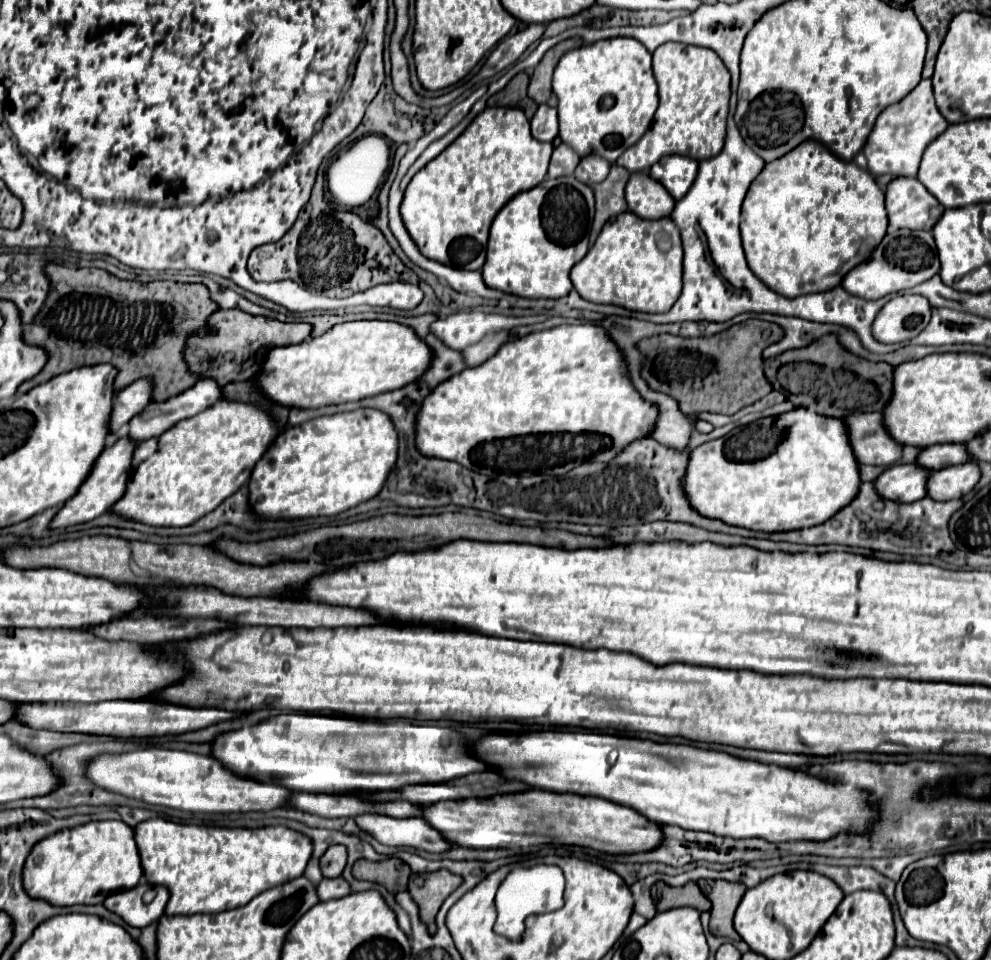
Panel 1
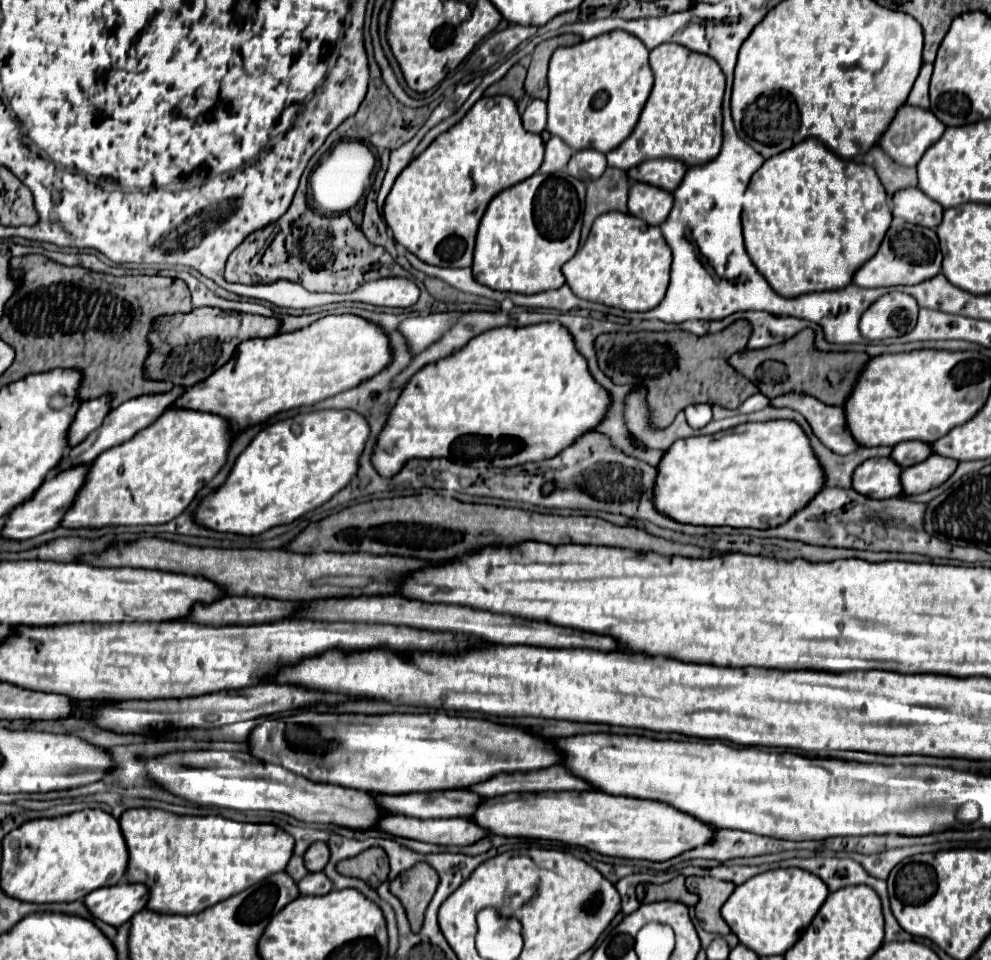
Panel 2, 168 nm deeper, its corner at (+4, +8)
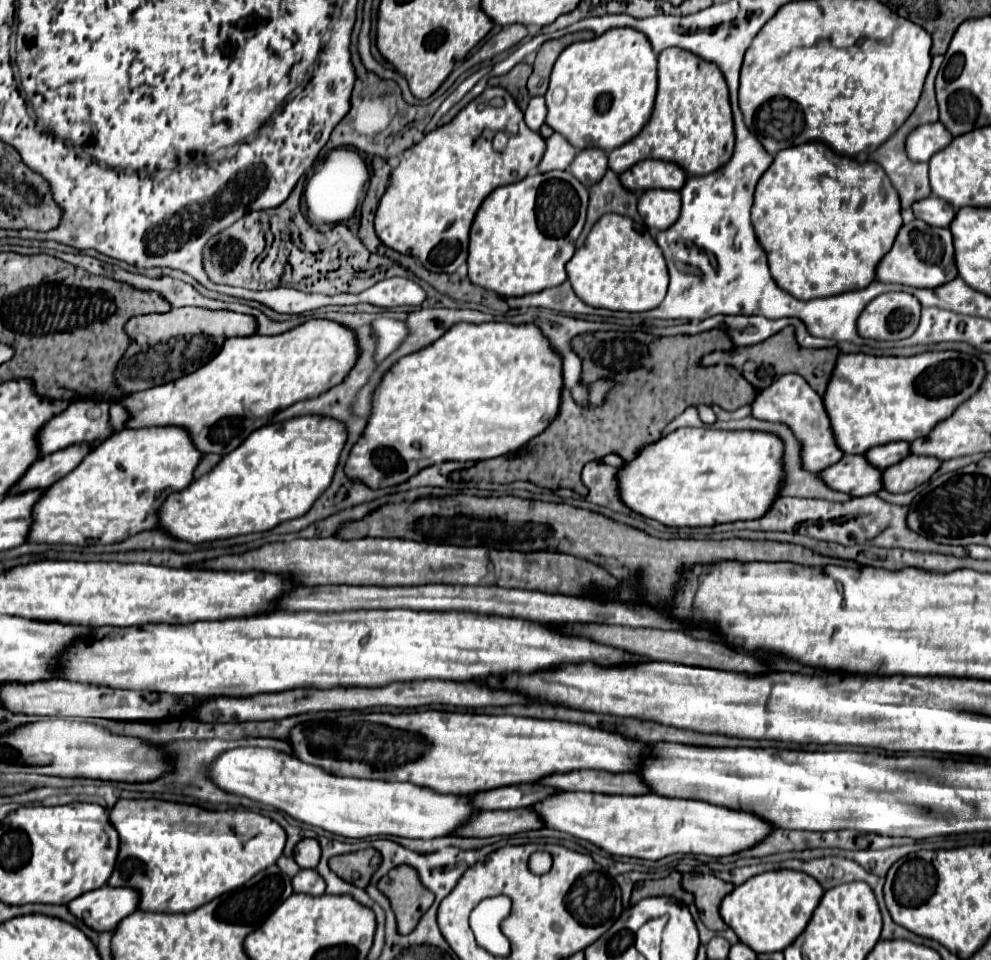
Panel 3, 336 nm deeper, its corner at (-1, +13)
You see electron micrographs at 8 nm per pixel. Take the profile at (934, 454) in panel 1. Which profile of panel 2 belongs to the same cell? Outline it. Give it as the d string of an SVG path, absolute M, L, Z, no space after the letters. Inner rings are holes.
M912 440L912 442L900 442L894 446L892 450L892 458L902 466L914 466L922 460L928 460L932 456L932 446L928 442L920 442L920 440Z

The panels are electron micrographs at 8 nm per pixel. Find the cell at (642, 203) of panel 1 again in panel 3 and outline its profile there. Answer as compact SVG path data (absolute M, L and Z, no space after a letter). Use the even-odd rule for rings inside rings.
M643 191L639 197L639 215L651 231L669 229L681 209L679 191Z

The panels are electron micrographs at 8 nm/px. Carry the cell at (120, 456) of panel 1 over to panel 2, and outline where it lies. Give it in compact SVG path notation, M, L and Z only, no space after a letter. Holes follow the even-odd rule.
M78 464L76 468L66 468L64 472L58 472L56 476L48 478L44 482L44 488L40 488L40 492L36 492L36 496L32 496L28 504L22 504L20 508L16 508L16 512L12 512L12 516L4 522L2 536L14 538L14 540L26 540L26 538L32 538L56 528L62 522L64 514L72 508L76 494L82 490L84 480L88 476L88 468L90 464Z

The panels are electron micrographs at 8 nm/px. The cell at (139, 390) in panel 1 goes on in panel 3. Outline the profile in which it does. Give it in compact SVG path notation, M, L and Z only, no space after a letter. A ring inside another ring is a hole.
M73 401L69 407L55 417L51 417L37 433L37 447L39 455L45 457L49 453L61 451L69 445L81 445L87 443L89 447L97 447L103 443L107 437L111 437L111 427L109 427L109 401Z

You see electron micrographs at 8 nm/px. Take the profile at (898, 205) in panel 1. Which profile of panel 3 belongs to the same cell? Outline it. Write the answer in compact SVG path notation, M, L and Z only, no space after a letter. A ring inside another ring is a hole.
M933 195L929 199L923 199L921 203L913 205L913 213L917 219L921 219L933 227L949 227L949 223L955 219L953 205L939 197L933 197Z

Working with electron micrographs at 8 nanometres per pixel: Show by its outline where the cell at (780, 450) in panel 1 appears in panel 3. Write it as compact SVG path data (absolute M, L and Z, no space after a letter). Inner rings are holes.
M677 429L671 431L669 435L661 437L655 443L649 443L647 447L641 447L635 455L635 459L627 461L623 467L617 469L615 481L617 481L617 491L621 501L635 513L647 517L647 519L655 519L667 527L705 527L705 525L717 525L717 523L733 523L733 521L747 521L747 519L757 519L761 515L765 515L765 511L769 511L769 503L773 503L773 499L777 499L781 483L783 483L783 463L781 463L781 455L783 455L783 443L777 435L771 433L761 433L761 431L717 431L717 429Z

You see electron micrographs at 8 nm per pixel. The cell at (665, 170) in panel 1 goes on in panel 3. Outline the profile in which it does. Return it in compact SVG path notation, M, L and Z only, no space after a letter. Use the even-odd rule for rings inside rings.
M649 159L649 161L641 161L641 163L633 165L619 179L627 191L647 191L647 189L679 191L683 187L687 175L675 163Z

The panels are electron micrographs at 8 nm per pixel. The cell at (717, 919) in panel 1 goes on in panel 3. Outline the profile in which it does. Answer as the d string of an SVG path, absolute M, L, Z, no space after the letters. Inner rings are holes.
M685 873L683 875L683 889L693 893L695 907L699 909L699 917L707 929L725 931L727 925L719 915L719 905L725 895L729 895L735 885L717 879L715 875L699 875L699 873Z

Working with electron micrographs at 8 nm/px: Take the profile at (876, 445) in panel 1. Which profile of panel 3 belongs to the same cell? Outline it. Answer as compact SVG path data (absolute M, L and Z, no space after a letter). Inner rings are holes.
M783 375L767 389L759 391L751 403L751 417L759 421L785 423L801 445L801 465L805 471L817 473L821 471L821 467L829 467L843 457L843 453L837 449L837 443L833 443L829 419L825 415L821 397L809 387L809 383L805 383L805 379L801 379L801 375Z

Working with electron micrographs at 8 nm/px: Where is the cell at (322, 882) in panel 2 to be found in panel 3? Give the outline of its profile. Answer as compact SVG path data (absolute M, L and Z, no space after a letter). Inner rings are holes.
M301 869L293 879L293 893L305 893L305 895L323 895L325 893L325 881L319 877L315 869Z

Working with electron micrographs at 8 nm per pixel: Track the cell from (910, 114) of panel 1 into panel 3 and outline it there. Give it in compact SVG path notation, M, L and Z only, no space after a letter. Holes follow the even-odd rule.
M929 123L925 127L917 127L913 135L907 139L907 155L913 161L929 161L937 151L945 149L953 137L945 131L943 123Z

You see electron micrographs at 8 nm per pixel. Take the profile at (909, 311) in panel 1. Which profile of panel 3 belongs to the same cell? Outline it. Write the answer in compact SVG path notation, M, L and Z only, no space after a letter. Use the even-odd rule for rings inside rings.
M885 293L873 299L857 319L857 331L865 339L901 341L913 335L921 305L909 293Z

